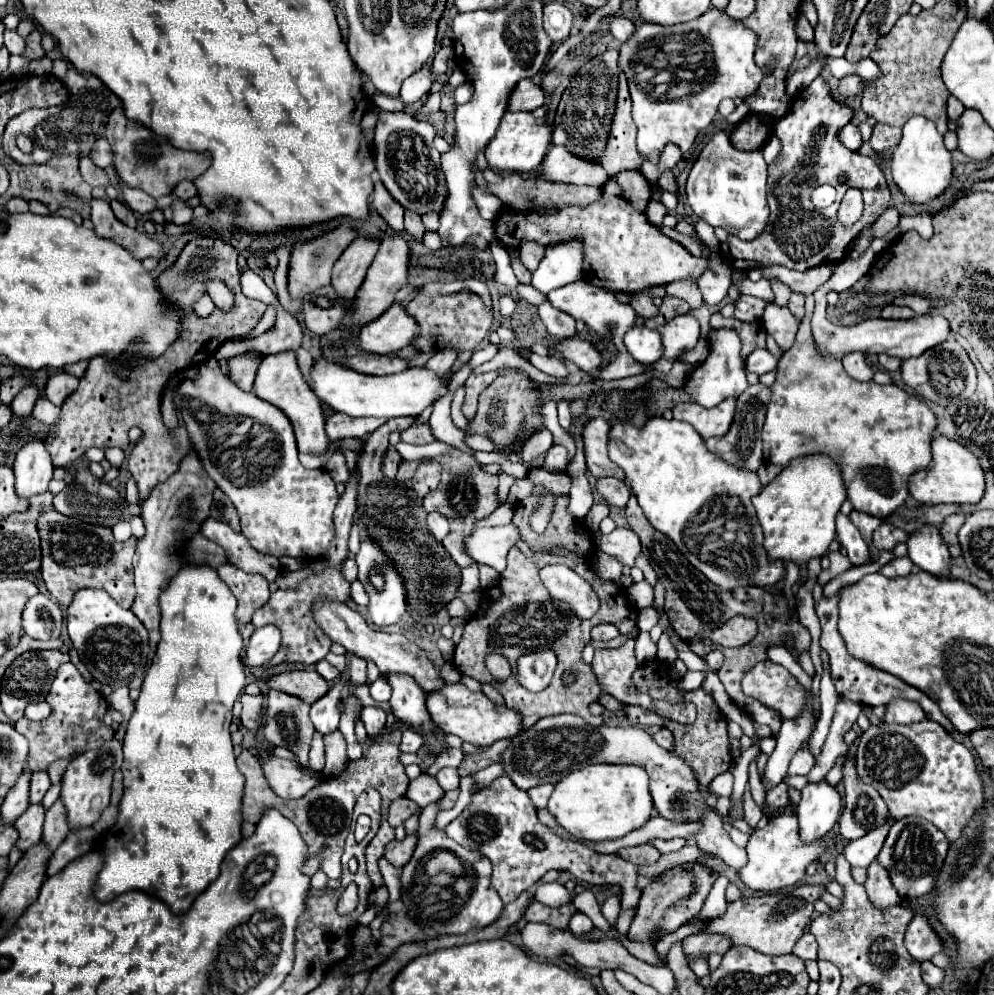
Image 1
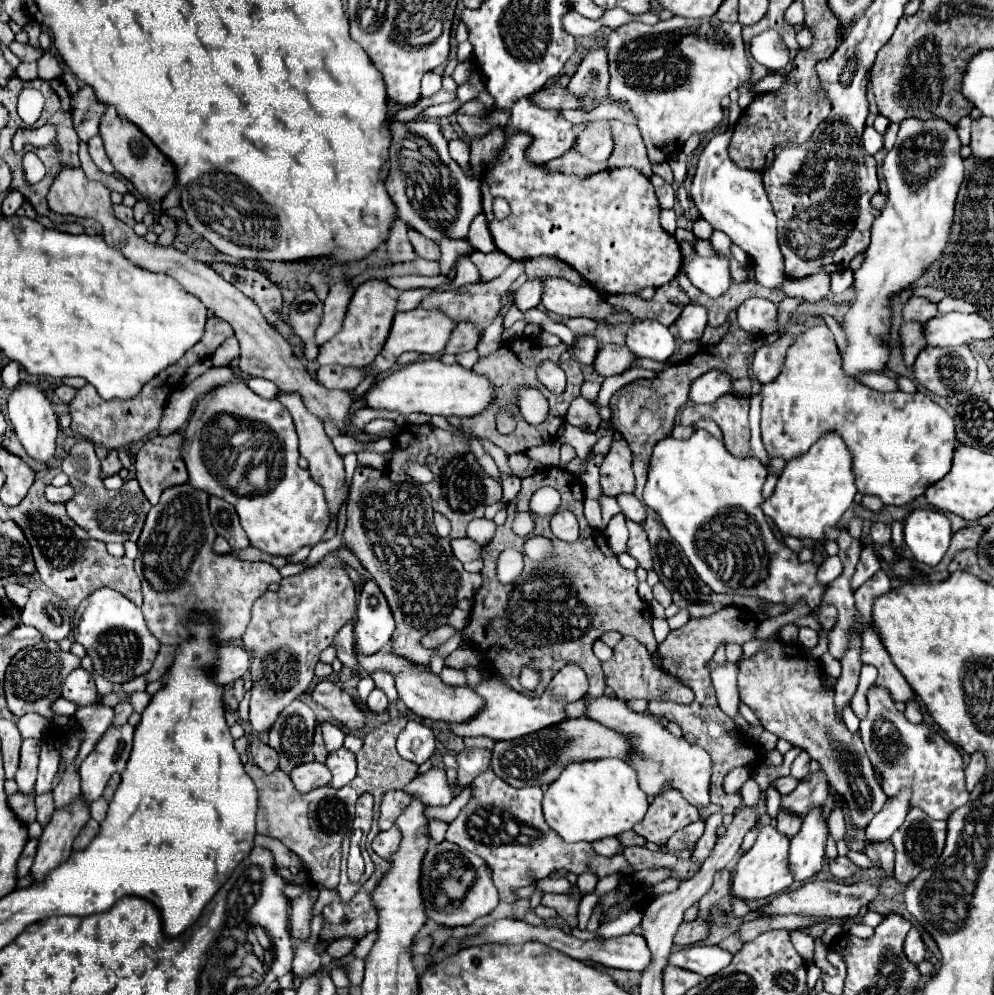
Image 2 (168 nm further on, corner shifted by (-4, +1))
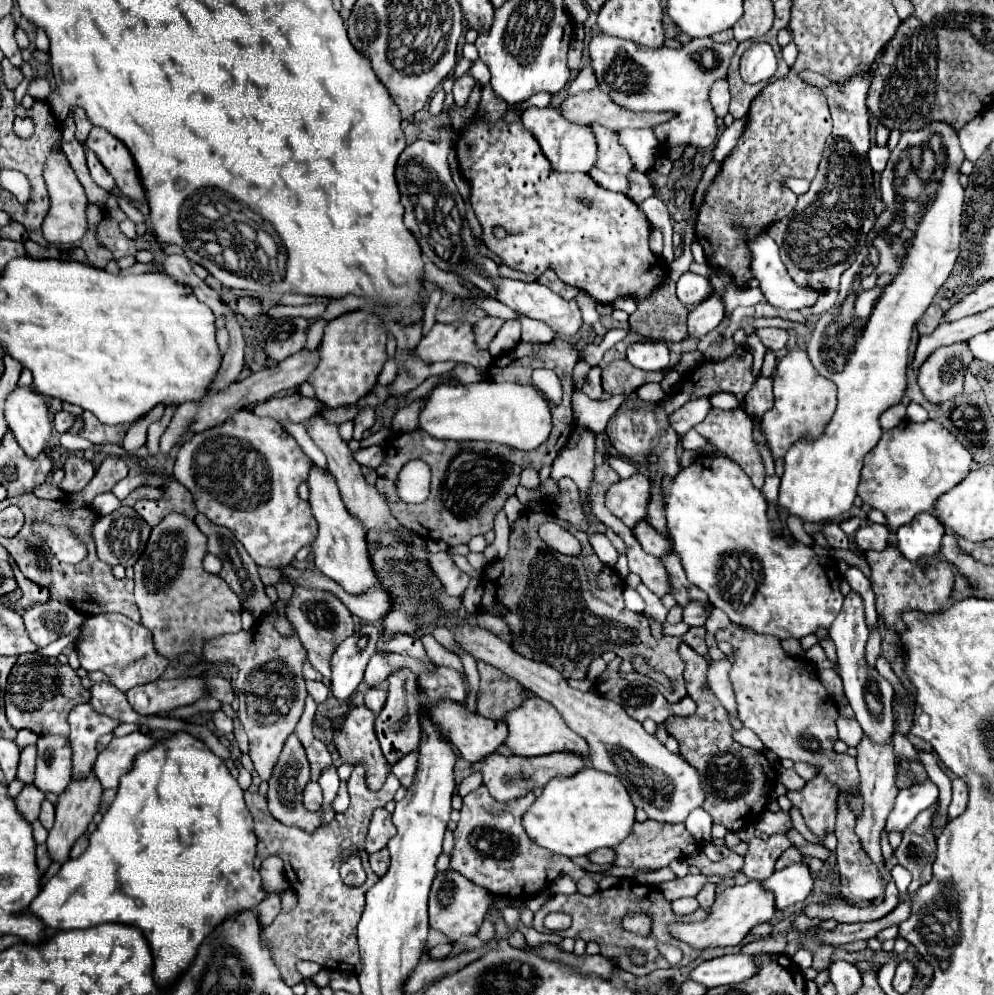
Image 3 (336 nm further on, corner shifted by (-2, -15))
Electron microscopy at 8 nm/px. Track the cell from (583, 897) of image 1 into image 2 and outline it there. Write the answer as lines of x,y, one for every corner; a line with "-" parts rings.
589,872
581,874
579,880
577,880
577,886
579,886
579,890
581,890
583,894
593,892
593,890
595,890
595,884
597,884
597,876
595,876
595,874
589,874

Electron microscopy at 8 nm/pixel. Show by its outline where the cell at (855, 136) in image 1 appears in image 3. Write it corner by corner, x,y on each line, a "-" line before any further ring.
871,146
871,150
869,150
869,164
871,164
871,168
875,170
875,172
883,172
885,170
885,166
887,166
887,160
889,160
889,148
885,146
885,148
879,148
879,146

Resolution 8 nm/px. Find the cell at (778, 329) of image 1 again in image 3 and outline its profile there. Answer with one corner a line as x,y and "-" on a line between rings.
759,376
759,380
753,384
753,388
745,396
745,412
753,420
761,420
761,416
773,408
773,388
771,388
771,378

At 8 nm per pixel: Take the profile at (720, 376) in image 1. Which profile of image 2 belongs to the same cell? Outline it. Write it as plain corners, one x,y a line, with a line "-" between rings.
709,370
691,384
689,400
693,404
713,404
723,394
729,394
731,388
733,388
733,380
727,372

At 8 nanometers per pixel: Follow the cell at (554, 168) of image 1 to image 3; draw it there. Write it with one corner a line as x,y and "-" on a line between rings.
593,122
591,128
599,144
599,160
595,166
607,174
627,176
633,170
633,162
625,146
619,142
619,132
605,128
603,124
597,124
597,122

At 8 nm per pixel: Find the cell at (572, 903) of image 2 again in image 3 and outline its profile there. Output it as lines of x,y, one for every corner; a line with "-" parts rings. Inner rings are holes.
619,882
607,890
597,890
593,896
583,896
579,892
575,894
553,894
543,906
539,912
535,912
535,918
533,918
533,928
537,932
549,932
545,926
543,926
543,918
547,916
547,912
565,912
573,918
573,926
565,932
557,932
561,938
581,938
585,942
597,942
599,948
601,948
601,956
613,960
621,970
625,972
631,972
635,976
645,976
657,968
669,968
669,962
659,954
659,950
655,948
657,942
665,942
665,944
673,944
677,946
681,952
683,952
683,960
679,966
685,966
685,964
691,964
701,952
697,952
695,948
689,948
687,944
681,944
679,940
673,940
669,934
667,934
667,926
671,922
693,922
693,920
705,920
707,912
703,908
697,908
695,912
687,914
687,916
677,916
673,914
671,910
671,902
665,900
665,896
661,894
661,890
657,886
639,886
639,884
633,884
633,882
-
633,912
643,912
643,914
649,914
651,920
653,920
653,934
651,936
637,936
637,934
631,934
631,932
625,932
623,926
621,926
621,920
625,914
633,914
-
627,948
637,948
637,950
643,950
647,954
647,964
641,968
641,966
635,966
631,964
629,956
627,956

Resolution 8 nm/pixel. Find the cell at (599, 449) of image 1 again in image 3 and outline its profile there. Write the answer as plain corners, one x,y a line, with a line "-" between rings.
635,474
627,480
621,480
609,488
605,496
607,508
623,520
625,526
635,528
641,520
647,518
647,506
651,498
649,478
643,474

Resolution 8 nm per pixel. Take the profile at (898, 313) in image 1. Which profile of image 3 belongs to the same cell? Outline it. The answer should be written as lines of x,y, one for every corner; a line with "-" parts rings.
931,304
929,310
925,312
925,316
923,316
923,318
919,320
919,324
917,324
919,334
921,334
921,336
931,334
931,332
944,321
943,316
944,312
941,310
941,306
939,306
939,304

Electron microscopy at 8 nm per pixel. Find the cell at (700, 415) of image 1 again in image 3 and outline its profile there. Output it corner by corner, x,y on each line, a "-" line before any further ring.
711,408
709,414
707,414
707,418
705,418
701,424
697,424
695,430
697,430
709,444
715,444
715,446
717,446
719,450
723,450
733,462
737,462
757,488
763,486
763,480
765,480
763,458
761,458
761,454
757,452
755,444
753,444
753,436
751,436
753,420
751,420
751,416
749,416
743,408
733,408
733,410
717,410
717,408

